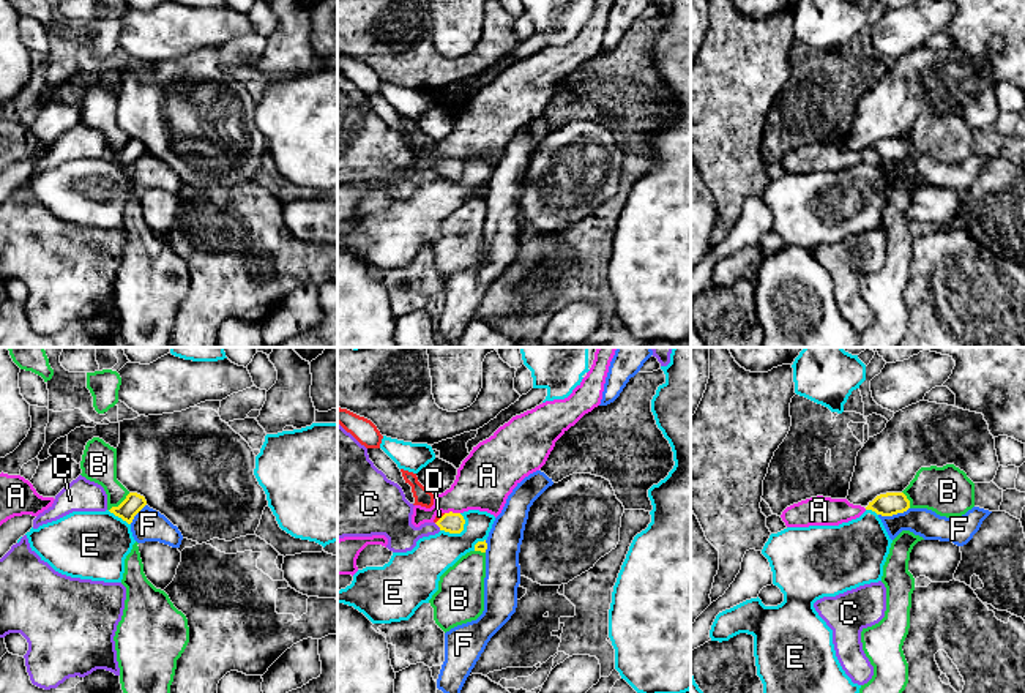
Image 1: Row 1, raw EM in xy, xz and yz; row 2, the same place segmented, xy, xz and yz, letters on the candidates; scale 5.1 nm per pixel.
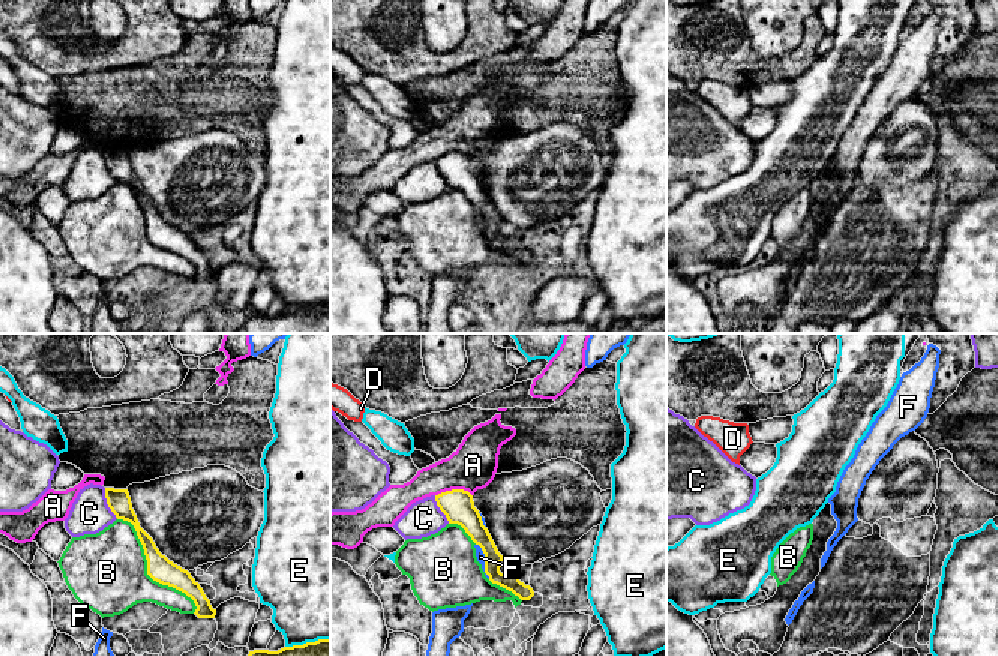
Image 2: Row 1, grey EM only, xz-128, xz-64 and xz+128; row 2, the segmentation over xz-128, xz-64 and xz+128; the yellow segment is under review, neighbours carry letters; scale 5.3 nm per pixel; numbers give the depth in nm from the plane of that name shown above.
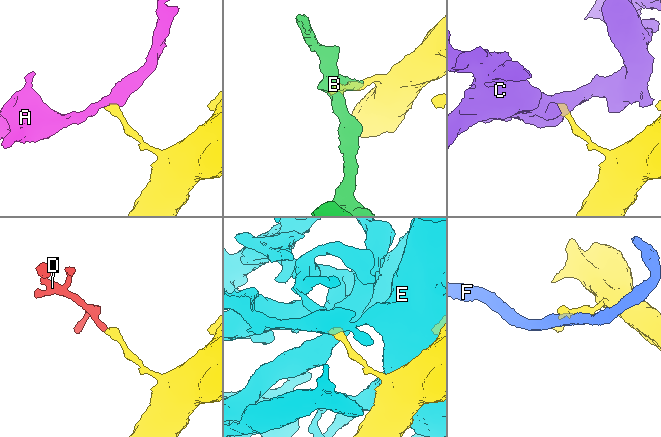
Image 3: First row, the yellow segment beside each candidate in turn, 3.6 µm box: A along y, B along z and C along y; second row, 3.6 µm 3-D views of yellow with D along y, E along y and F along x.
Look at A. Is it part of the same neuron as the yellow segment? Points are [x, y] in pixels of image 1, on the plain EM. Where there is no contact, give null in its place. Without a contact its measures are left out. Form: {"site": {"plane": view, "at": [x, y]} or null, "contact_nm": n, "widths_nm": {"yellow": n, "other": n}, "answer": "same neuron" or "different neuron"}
{"site": {"plane": "xz", "at": [451, 158]}, "contact_nm": 80, "widths_nm": {"yellow": 110, "other": 300}, "answer": "different neuron"}

